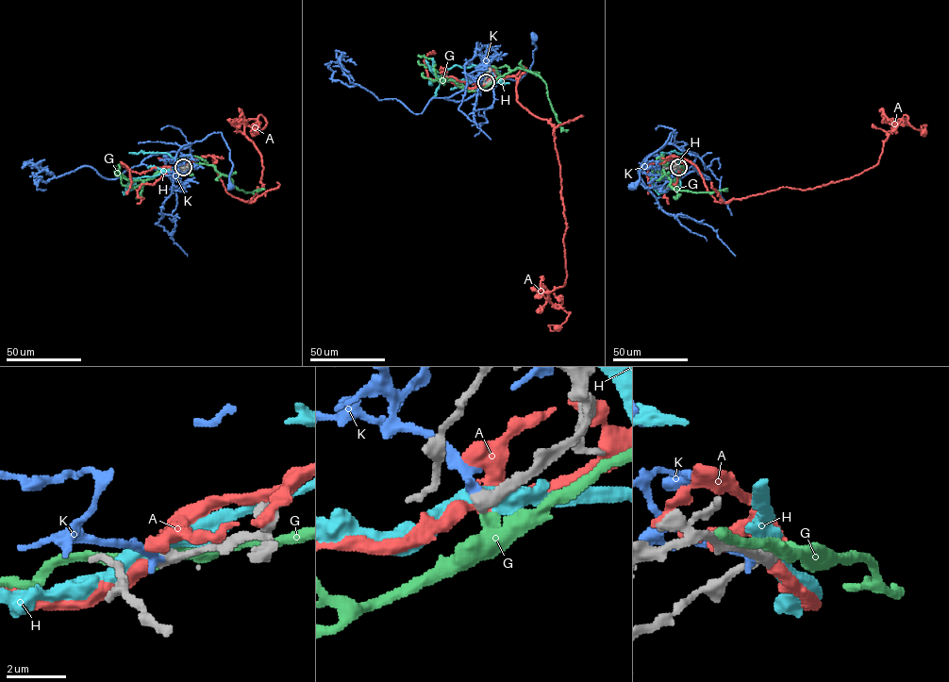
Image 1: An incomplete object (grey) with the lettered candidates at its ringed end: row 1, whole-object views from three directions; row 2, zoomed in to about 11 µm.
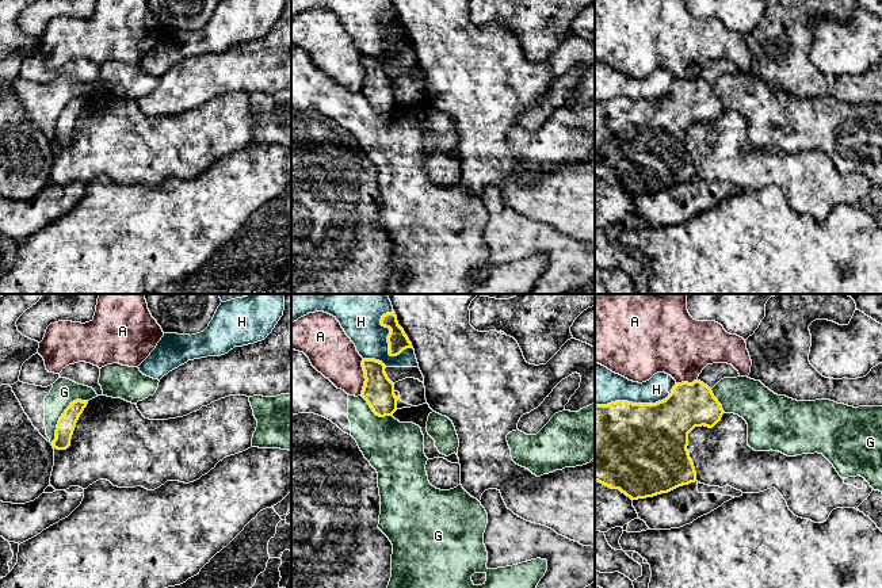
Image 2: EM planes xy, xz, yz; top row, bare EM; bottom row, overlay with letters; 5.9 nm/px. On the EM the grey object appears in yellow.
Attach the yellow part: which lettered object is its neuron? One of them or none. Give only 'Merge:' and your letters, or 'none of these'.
Merge: K

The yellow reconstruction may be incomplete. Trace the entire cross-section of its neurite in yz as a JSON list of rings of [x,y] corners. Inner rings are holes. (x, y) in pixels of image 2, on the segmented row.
[[[700,381],[676,383],[672,393],[656,404],[615,401],[595,405],[595,481],[619,489],[631,500],[668,493],[696,481],[690,458],[688,434],[695,427],[713,428],[723,409],[711,389]]]

